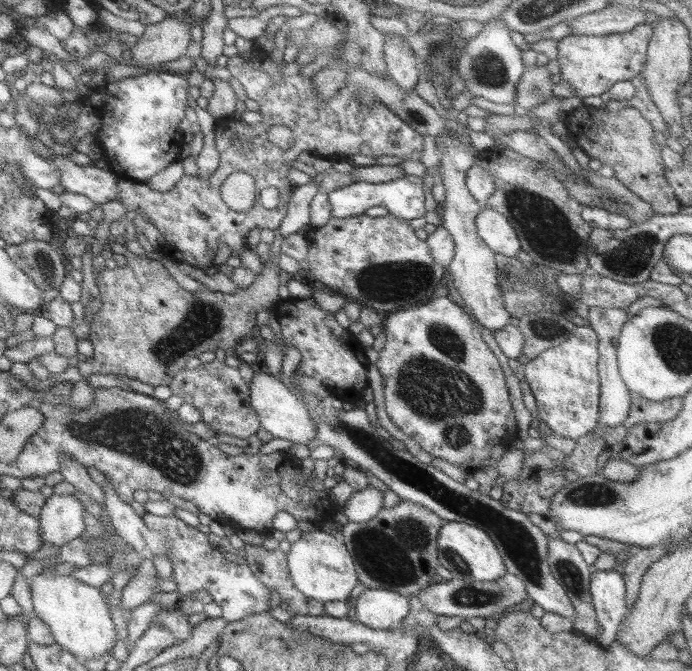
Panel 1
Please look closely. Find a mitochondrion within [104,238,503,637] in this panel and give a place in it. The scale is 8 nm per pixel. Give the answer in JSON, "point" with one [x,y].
{"point":[436,389]}

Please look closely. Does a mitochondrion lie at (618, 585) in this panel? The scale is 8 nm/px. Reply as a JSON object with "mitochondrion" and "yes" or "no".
{"mitochondrion":"no"}

